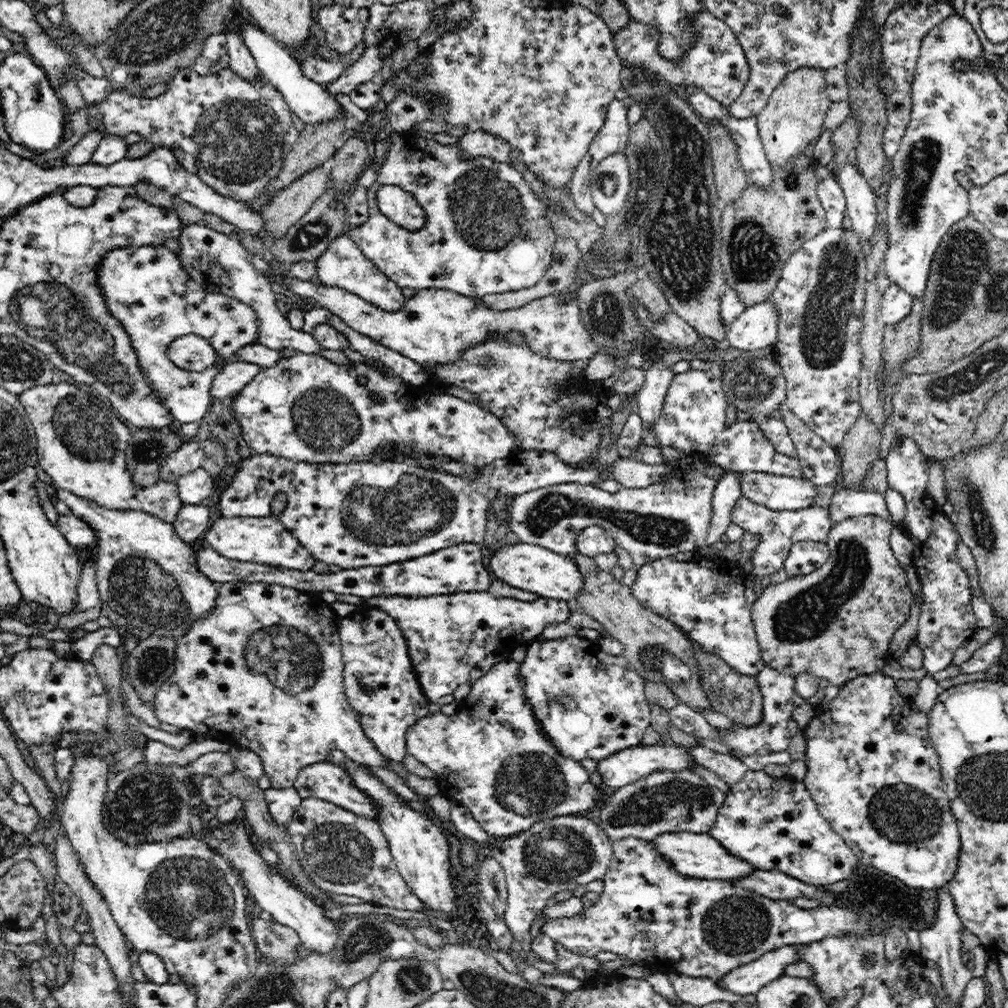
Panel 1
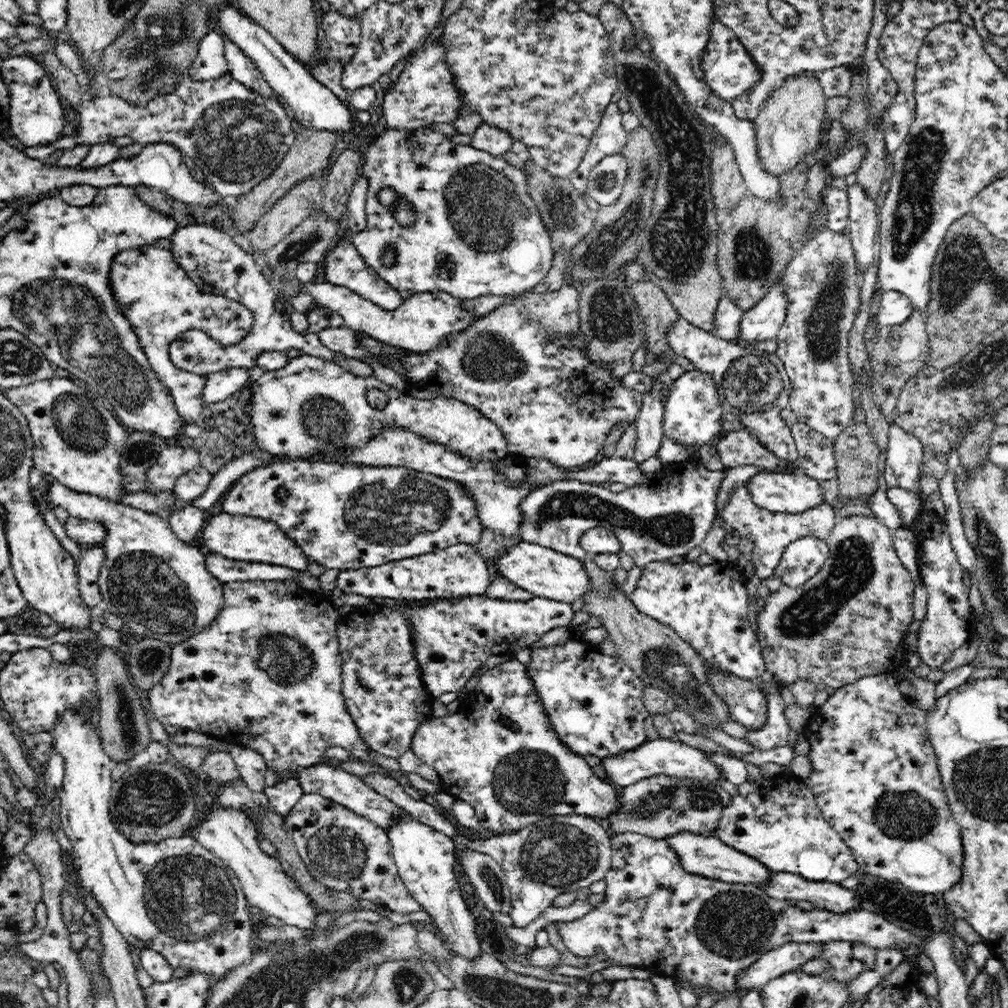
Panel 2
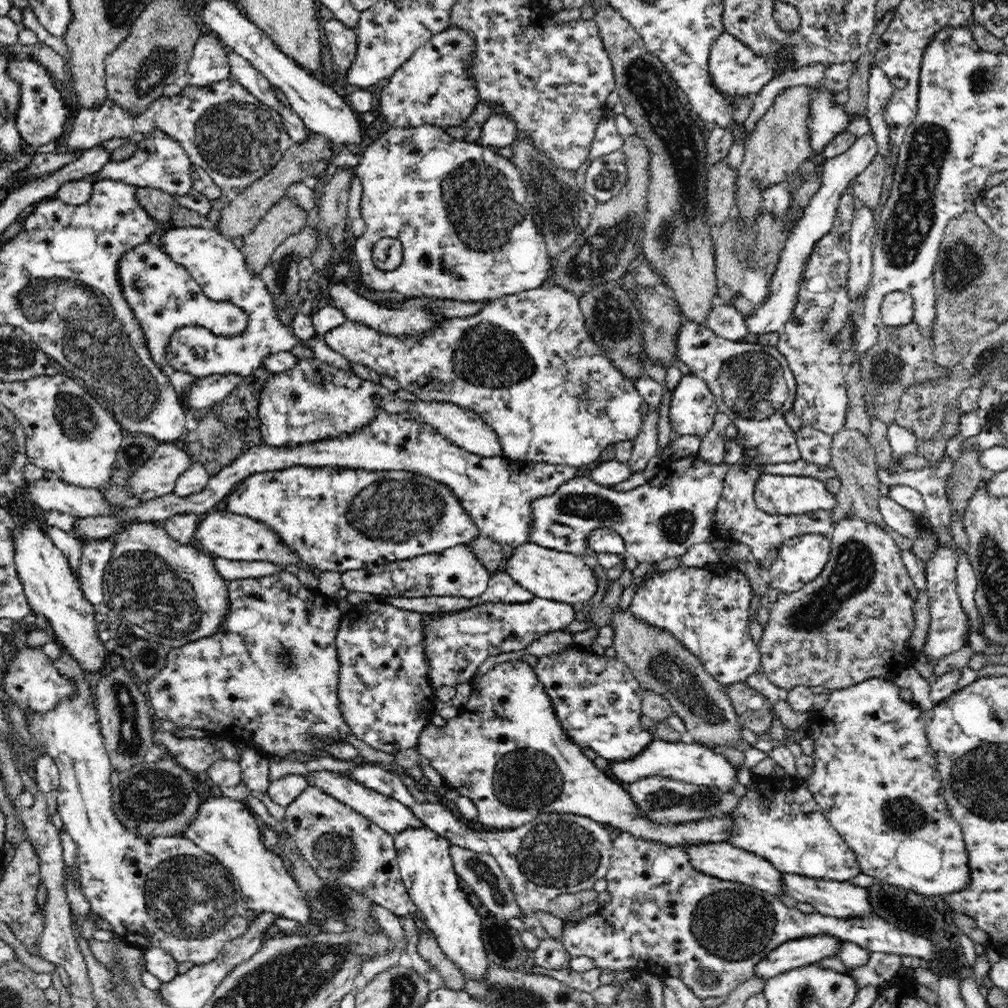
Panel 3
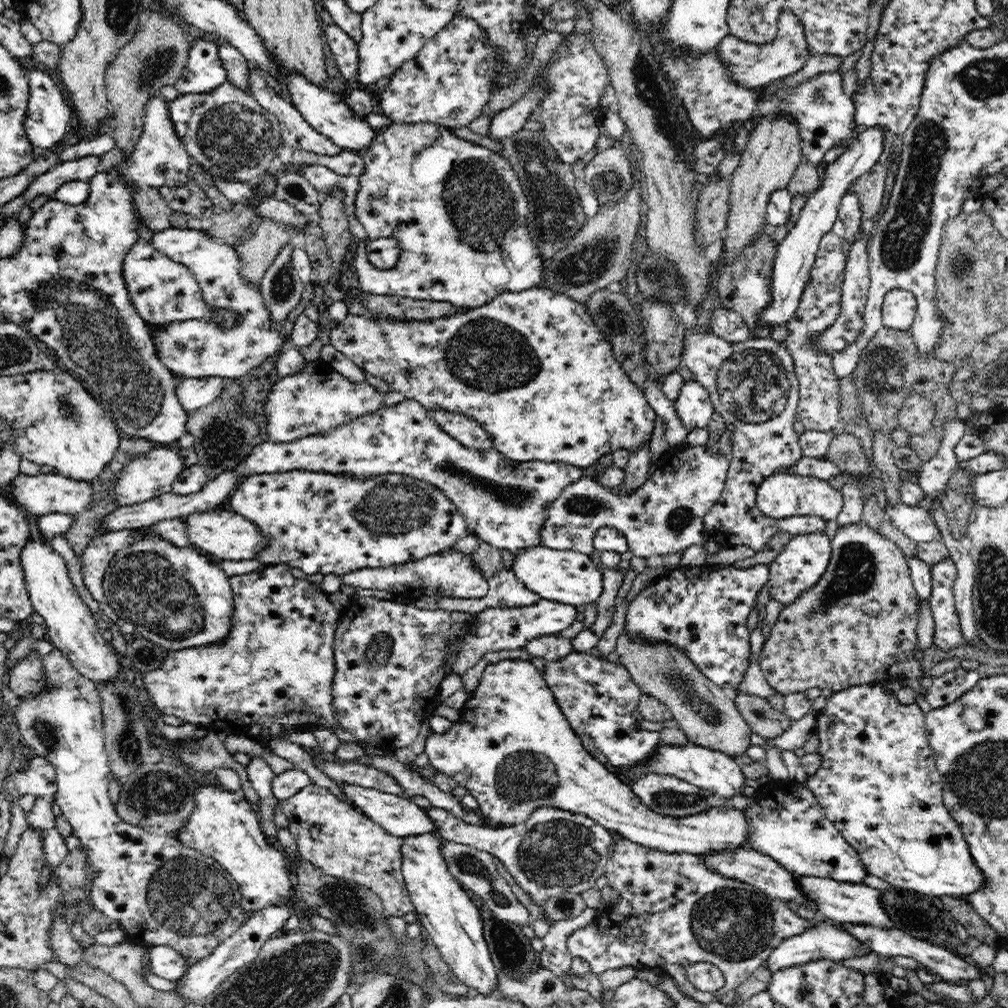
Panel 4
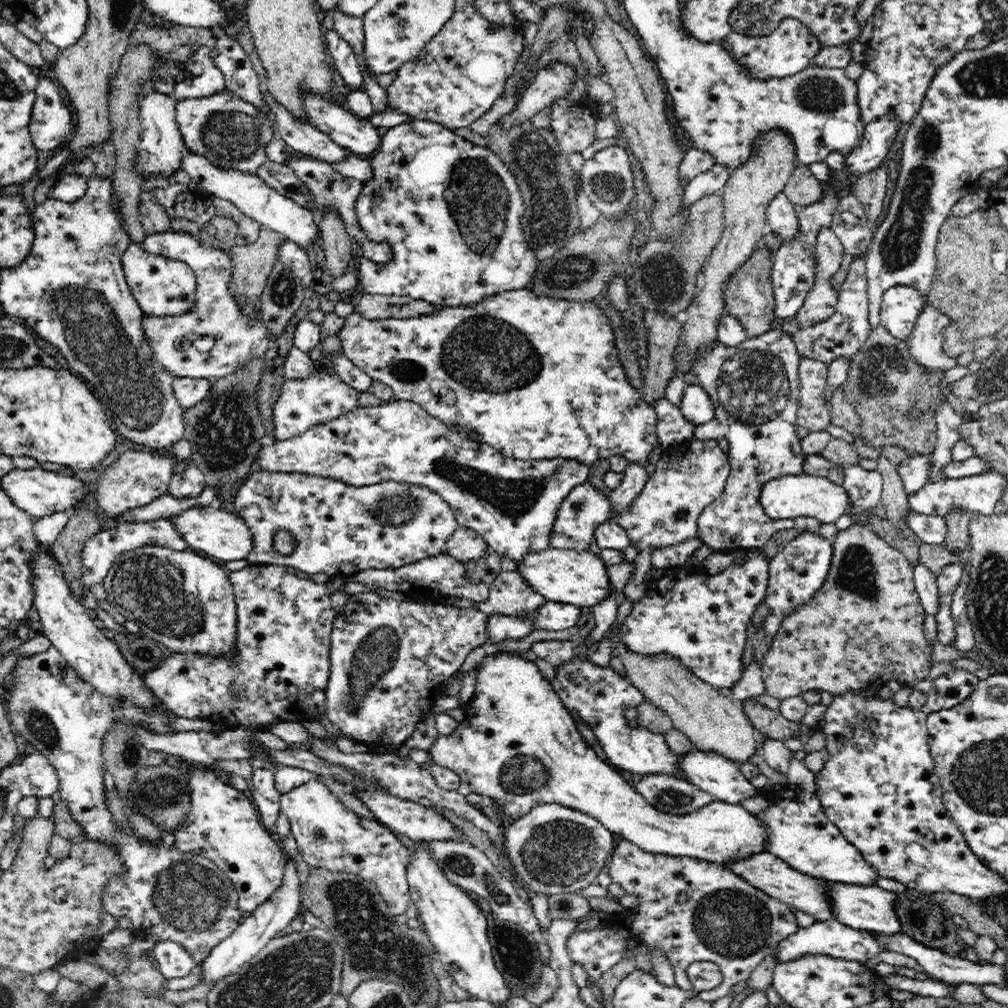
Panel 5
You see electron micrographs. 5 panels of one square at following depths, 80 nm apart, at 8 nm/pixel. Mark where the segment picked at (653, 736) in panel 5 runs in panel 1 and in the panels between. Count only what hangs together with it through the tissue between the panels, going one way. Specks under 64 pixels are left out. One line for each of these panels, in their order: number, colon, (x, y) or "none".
1: (592, 705)
2: (595, 702)
3: (598, 700)
4: (597, 697)

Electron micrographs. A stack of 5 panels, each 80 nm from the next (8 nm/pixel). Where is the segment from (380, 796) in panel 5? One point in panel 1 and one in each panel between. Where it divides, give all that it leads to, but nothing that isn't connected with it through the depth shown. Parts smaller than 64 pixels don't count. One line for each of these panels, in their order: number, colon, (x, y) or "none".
1: (330, 782)
2: (350, 791)
3: (391, 815)
4: (400, 816)

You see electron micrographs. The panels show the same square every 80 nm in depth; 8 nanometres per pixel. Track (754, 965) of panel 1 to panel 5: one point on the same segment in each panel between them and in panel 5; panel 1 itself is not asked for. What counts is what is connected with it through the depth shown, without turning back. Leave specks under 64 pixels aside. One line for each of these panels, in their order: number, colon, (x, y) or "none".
2: (786, 958)
3: (791, 954)
4: (827, 940)
5: (832, 937)

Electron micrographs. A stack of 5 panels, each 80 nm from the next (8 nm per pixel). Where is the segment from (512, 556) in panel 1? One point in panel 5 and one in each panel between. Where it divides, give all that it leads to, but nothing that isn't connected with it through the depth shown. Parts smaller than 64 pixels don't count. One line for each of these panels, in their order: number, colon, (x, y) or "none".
2: (545, 573)
3: (561, 576)
4: (568, 577)
5: (572, 576)

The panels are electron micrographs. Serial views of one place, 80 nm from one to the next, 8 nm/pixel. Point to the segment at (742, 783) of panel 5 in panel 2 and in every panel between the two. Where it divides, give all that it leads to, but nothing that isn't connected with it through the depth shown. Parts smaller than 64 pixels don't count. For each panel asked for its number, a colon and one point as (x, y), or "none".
2: (666, 757)
3: (685, 761)
4: (711, 770)

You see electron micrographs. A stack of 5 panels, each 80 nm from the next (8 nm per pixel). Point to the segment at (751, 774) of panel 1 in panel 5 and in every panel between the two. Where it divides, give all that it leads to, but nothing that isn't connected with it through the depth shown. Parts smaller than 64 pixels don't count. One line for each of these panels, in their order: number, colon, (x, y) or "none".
2: (776, 820)
3: (778, 818)
4: (786, 822)
5: (802, 835)

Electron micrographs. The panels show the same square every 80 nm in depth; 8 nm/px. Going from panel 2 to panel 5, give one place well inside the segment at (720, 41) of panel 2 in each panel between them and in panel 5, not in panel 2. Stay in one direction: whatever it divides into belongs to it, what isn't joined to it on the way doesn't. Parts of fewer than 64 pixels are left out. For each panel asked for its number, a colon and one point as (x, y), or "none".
3: (735, 67)
4: (753, 65)
5: (789, 48)

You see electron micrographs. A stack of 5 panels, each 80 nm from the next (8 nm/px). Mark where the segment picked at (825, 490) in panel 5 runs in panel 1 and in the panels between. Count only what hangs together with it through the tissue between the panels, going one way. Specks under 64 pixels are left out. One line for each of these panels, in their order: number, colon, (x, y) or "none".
1: (782, 494)
2: (783, 493)
3: (778, 495)
4: (781, 495)

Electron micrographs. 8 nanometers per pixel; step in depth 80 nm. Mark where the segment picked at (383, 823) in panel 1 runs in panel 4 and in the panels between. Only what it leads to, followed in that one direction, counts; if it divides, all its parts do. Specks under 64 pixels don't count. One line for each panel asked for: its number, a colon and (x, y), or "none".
2: (425, 859)
3: (425, 865)
4: (454, 924)

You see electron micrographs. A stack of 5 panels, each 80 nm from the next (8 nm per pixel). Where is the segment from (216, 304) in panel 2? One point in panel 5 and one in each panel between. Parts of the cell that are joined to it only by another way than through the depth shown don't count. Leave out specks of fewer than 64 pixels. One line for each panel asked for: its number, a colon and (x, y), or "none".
3: (163, 295)
4: (163, 290)
5: (162, 287)

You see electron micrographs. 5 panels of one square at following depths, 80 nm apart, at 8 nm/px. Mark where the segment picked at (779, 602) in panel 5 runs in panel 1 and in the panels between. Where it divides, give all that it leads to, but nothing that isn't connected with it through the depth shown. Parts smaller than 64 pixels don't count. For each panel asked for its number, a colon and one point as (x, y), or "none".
1: (804, 557)
2: (803, 558)
3: (800, 559)
4: (804, 559)

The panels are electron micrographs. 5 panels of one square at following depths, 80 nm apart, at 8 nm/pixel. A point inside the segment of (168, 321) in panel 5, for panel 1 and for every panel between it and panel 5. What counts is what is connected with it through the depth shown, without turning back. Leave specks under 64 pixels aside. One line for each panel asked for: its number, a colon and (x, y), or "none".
1: (221, 264)
2: (212, 260)
3: (219, 267)
4: (196, 349)

